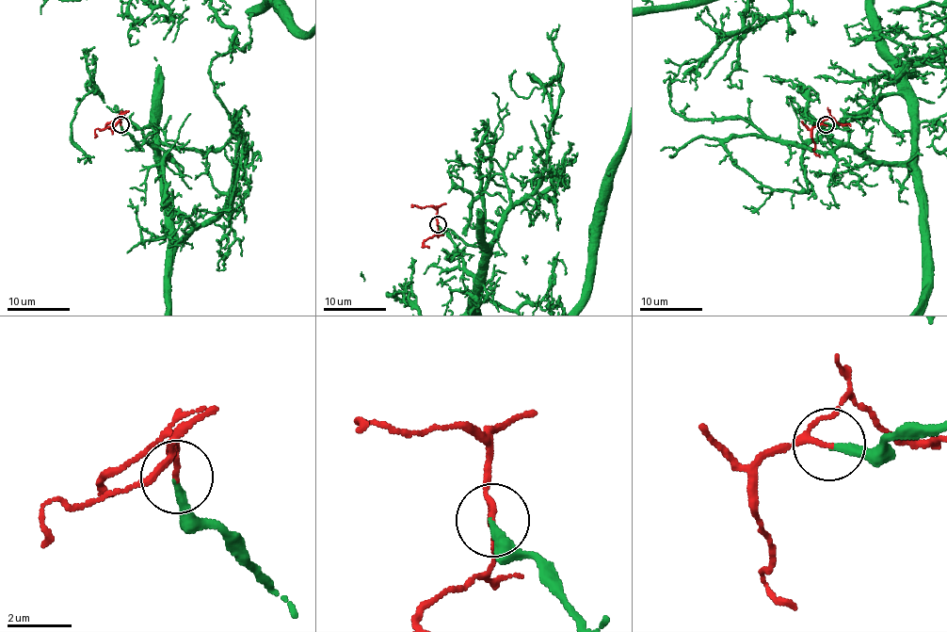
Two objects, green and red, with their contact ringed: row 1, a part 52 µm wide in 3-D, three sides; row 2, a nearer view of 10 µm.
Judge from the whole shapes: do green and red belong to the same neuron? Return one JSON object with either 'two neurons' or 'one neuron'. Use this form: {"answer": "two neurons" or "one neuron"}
{"answer": "one neuron"}

